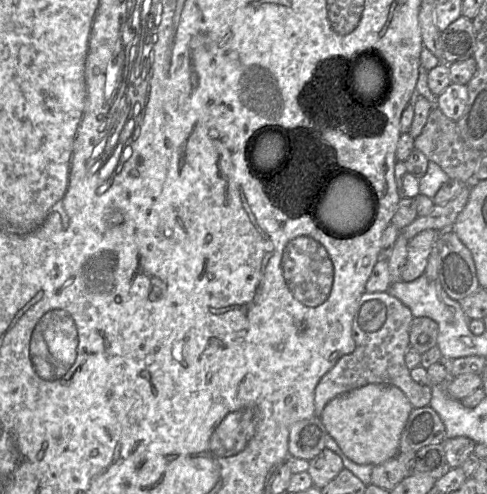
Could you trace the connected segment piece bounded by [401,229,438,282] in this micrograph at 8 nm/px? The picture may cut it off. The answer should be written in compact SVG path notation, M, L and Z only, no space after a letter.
M426 229L408 241L407 260L401 272L401 281L413 281L424 273L437 233L436 230Z

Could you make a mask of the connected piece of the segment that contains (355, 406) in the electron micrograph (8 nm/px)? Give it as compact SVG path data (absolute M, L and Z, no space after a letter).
M371 383L330 400L319 418L350 460L357 464L379 465L399 454L401 434L412 409L398 387Z

